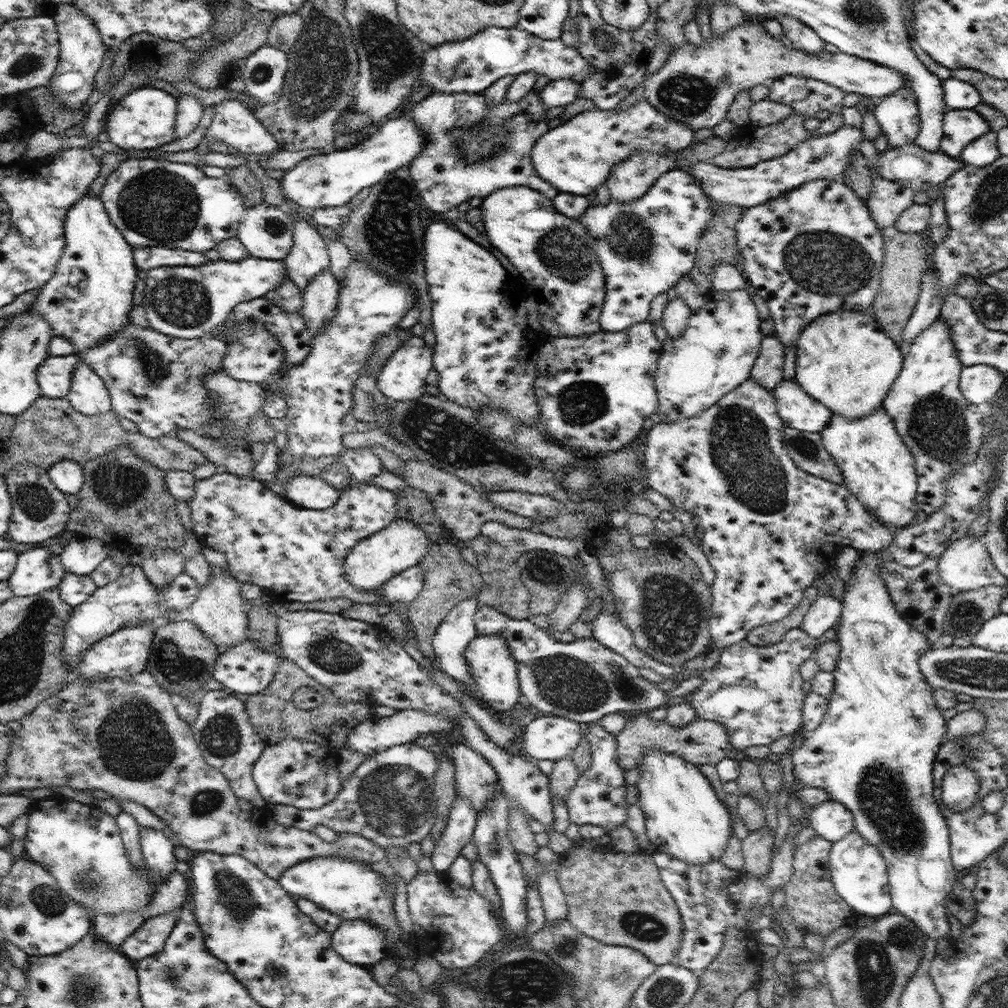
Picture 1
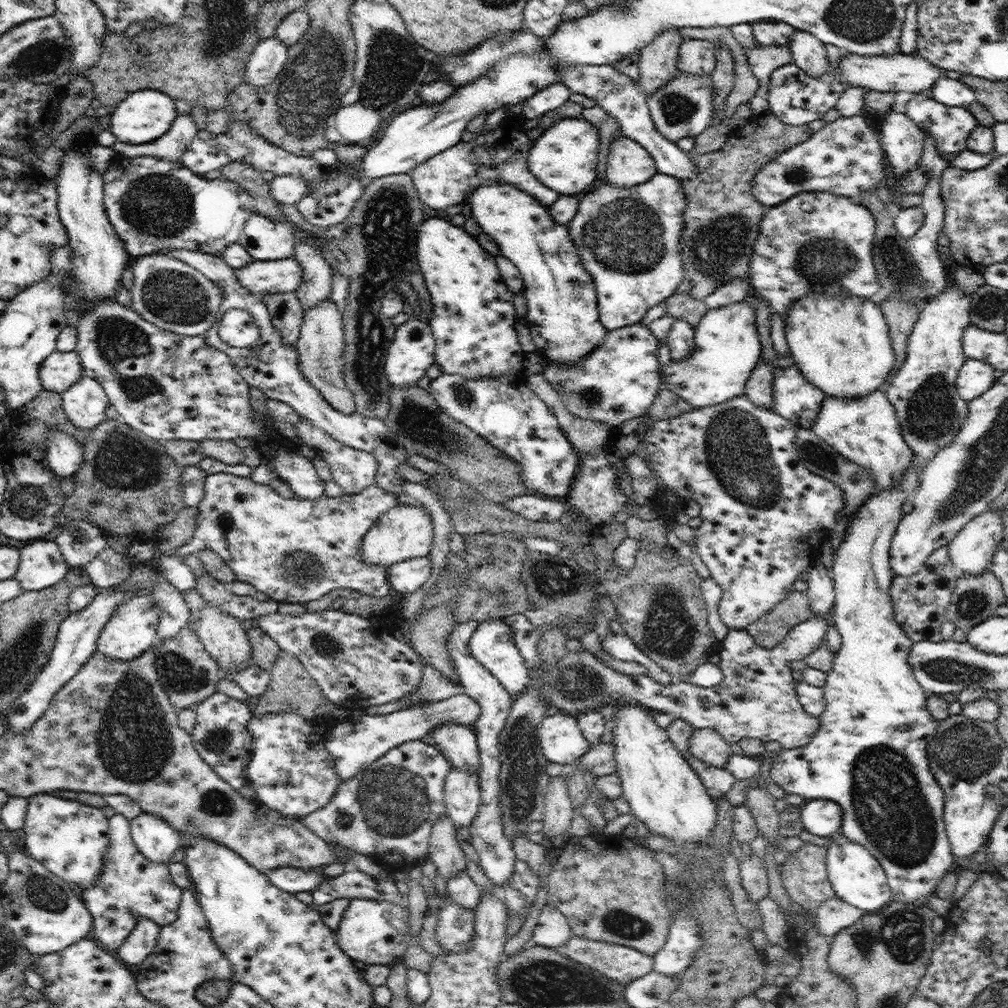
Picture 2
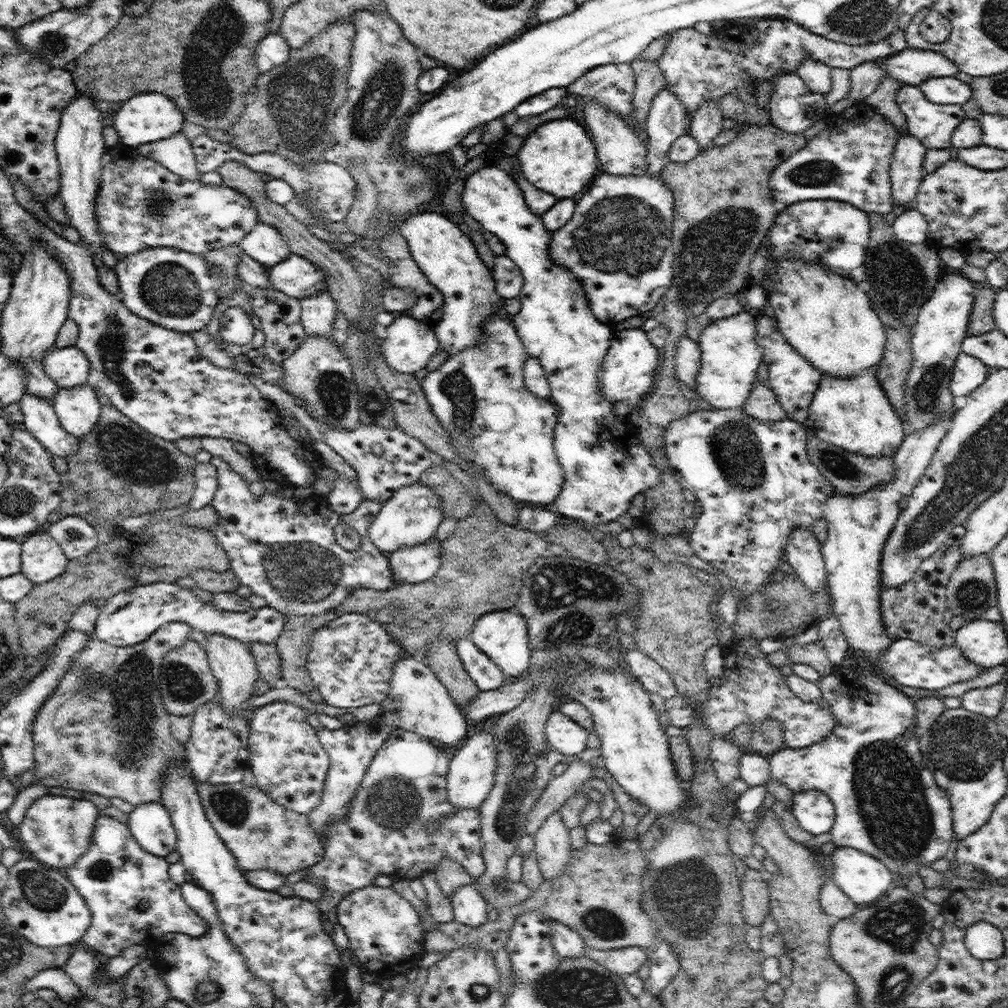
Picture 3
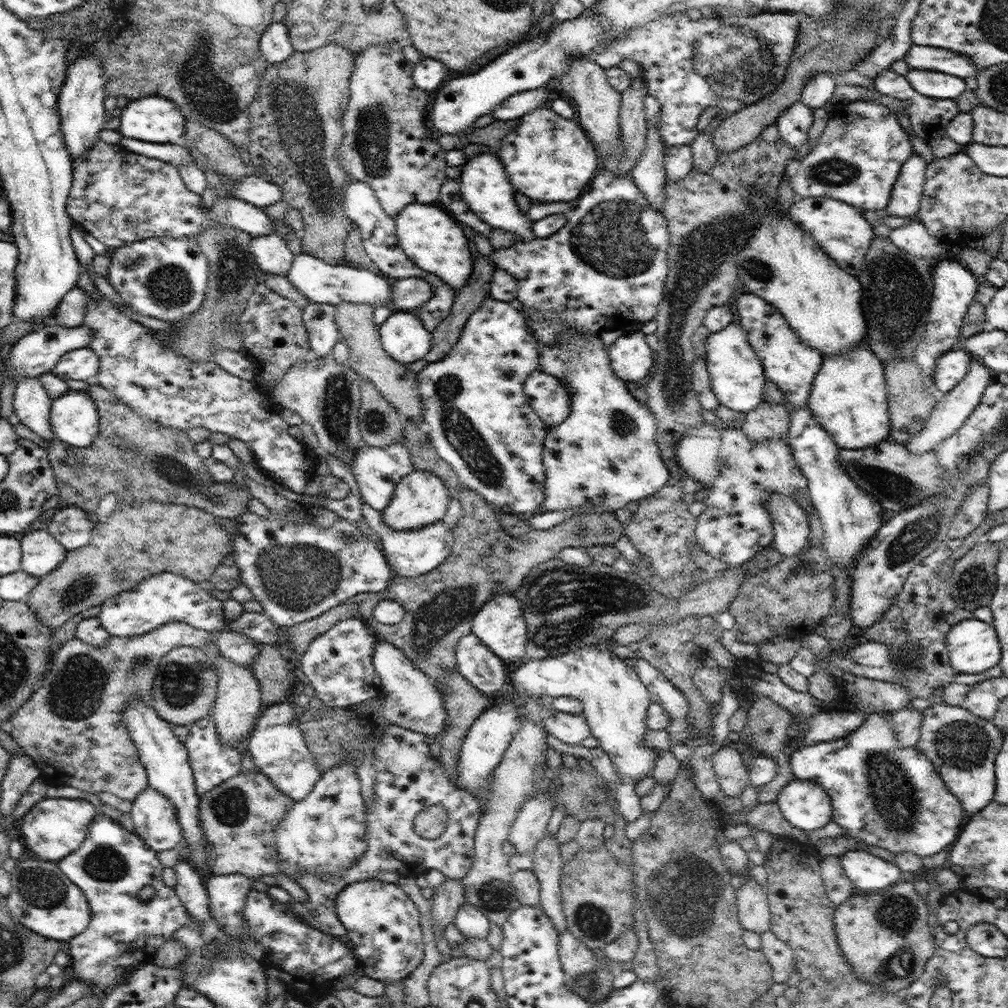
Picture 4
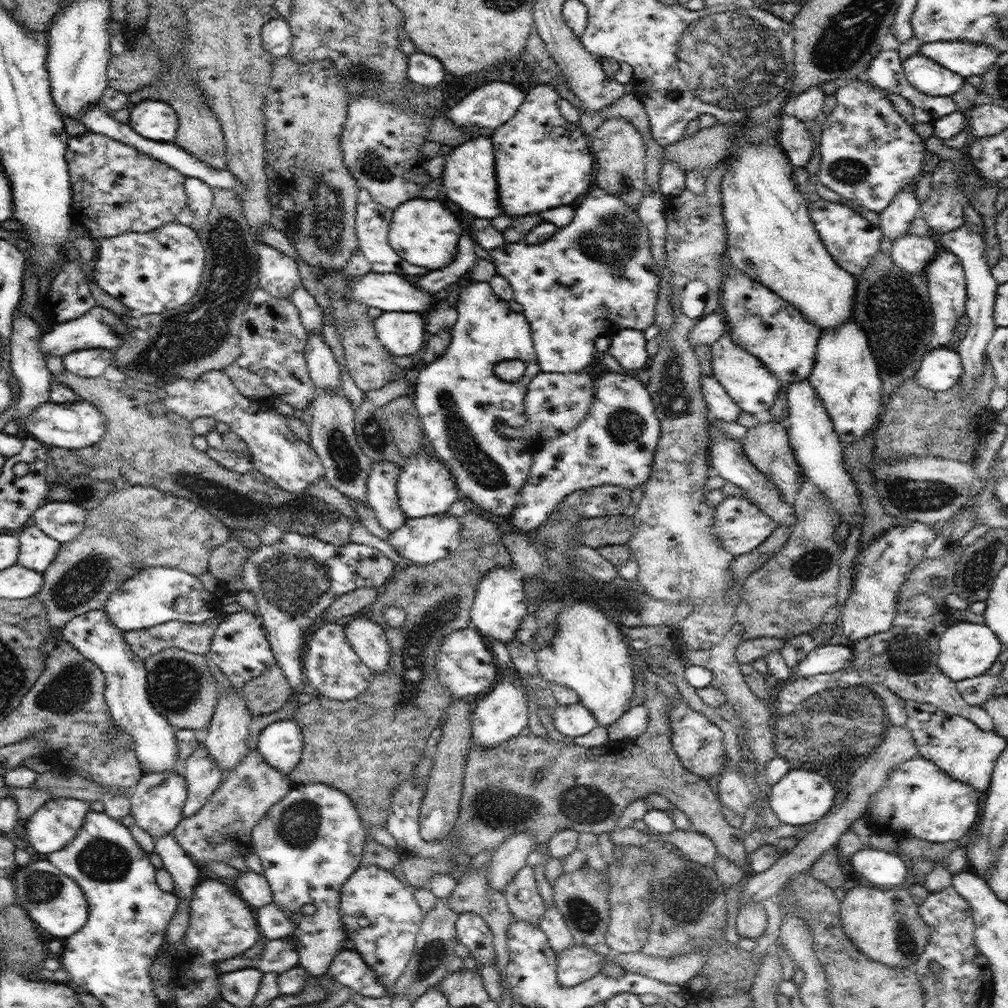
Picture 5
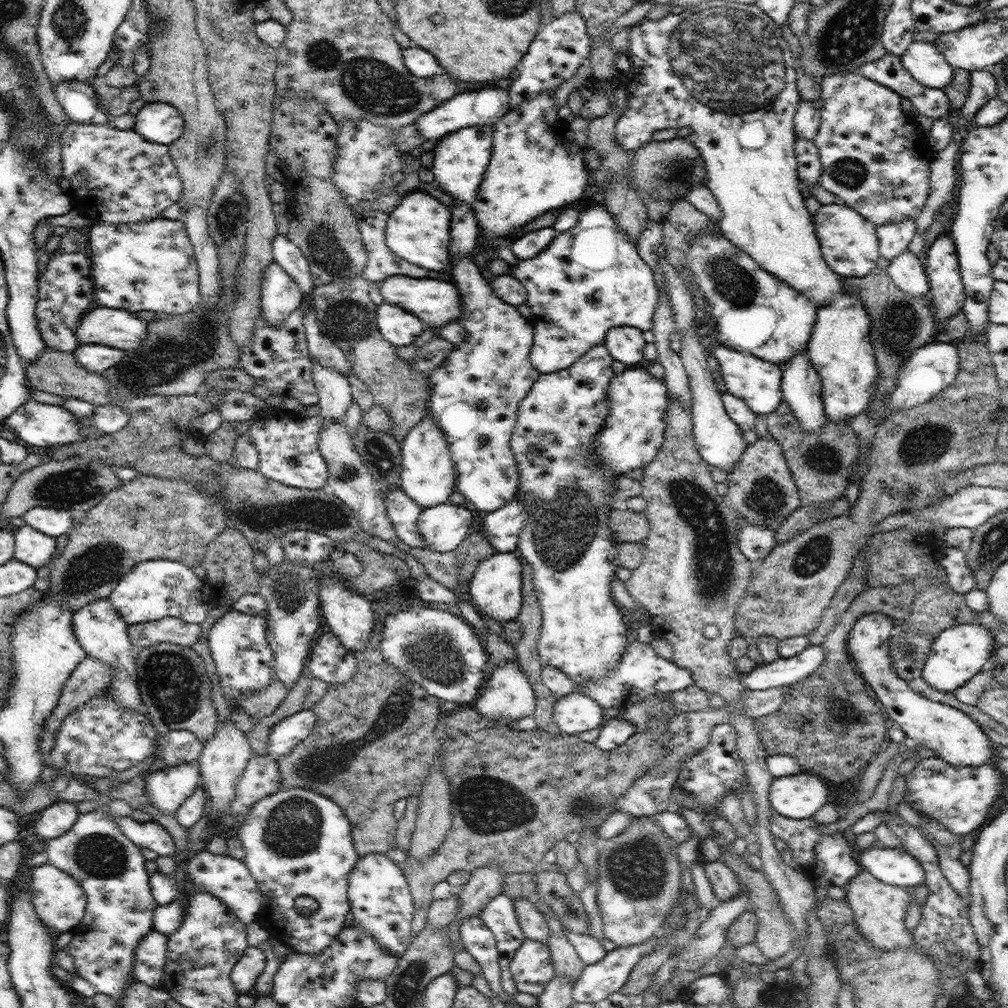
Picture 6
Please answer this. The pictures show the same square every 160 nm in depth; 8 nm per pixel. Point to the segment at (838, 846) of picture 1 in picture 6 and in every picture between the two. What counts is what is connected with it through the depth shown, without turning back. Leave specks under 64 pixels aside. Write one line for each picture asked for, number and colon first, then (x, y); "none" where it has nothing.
2: (857, 877)
3: (862, 877)
4: (866, 871)
5: (884, 869)
6: (893, 866)

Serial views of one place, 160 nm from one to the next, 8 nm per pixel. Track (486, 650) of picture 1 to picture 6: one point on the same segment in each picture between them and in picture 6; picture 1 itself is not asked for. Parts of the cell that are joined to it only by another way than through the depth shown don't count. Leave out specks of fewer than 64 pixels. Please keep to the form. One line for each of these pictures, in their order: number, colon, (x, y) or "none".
2: (492, 645)
3: (502, 635)
4: (500, 624)
5: (500, 603)
6: (496, 586)

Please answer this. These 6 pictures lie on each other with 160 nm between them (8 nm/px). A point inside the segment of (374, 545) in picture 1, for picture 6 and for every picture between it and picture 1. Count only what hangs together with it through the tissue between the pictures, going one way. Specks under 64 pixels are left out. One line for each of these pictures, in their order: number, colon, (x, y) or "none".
2: (406, 531)
3: (411, 517)
4: (421, 498)
5: (425, 487)
6: (428, 475)

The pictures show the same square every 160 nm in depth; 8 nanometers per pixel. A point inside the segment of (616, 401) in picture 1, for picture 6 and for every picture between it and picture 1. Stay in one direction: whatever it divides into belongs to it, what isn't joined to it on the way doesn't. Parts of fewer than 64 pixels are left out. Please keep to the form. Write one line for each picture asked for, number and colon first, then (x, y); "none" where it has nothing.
2: (619, 380)
3: (628, 372)
4: (631, 358)
5: (628, 346)
6: (625, 343)

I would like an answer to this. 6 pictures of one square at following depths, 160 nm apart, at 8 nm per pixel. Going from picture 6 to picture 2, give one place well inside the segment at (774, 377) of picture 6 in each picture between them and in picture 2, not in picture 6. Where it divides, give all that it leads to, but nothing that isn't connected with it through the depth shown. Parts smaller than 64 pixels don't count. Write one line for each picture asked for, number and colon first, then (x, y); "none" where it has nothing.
2: (727, 347)
3: (730, 354)
4: (737, 377)
5: (750, 384)

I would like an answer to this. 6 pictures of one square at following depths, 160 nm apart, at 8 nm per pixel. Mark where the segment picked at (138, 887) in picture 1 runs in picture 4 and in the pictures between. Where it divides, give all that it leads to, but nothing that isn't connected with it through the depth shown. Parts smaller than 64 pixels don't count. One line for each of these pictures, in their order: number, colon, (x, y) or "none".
2: (69, 838)
3: (57, 830)
4: (54, 827)

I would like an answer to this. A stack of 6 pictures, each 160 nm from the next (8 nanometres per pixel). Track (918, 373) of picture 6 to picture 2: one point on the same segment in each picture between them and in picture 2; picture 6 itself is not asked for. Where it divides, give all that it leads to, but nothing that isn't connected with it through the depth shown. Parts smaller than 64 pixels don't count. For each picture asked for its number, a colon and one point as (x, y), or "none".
2: (975, 377)
3: (969, 373)
4: (954, 365)
5: (941, 369)

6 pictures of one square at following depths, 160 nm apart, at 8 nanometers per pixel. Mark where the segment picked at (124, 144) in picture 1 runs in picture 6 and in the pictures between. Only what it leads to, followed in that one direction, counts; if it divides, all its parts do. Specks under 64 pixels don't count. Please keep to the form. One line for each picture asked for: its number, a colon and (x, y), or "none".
2: (144, 116)
3: (145, 118)
4: (155, 119)
5: (154, 120)
6: (158, 122)

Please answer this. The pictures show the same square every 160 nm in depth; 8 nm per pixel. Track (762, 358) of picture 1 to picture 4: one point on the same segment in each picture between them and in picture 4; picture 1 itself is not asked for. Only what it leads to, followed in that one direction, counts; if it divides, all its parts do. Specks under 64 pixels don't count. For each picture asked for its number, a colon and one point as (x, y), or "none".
2: (759, 389)
3: (762, 404)
4: (768, 420)

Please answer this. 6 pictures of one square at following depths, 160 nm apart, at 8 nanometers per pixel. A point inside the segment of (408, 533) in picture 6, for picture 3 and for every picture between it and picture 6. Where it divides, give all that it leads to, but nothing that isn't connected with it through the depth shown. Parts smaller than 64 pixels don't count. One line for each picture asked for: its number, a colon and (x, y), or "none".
3: (385, 460)
4: (377, 470)
5: (382, 496)

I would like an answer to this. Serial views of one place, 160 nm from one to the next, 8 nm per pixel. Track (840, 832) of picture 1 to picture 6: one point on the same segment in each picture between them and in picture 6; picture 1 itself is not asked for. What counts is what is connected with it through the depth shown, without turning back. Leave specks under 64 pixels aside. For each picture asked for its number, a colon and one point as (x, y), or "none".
2: (822, 817)
3: (813, 809)
4: (805, 804)
5: (800, 797)
6: (798, 796)

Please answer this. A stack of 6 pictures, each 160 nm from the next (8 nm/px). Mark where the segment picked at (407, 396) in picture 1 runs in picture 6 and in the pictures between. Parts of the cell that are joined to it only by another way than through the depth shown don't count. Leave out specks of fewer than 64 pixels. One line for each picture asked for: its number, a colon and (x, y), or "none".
2: (410, 354)
3: (409, 344)
4: (404, 337)
5: (403, 333)
6: (400, 327)

